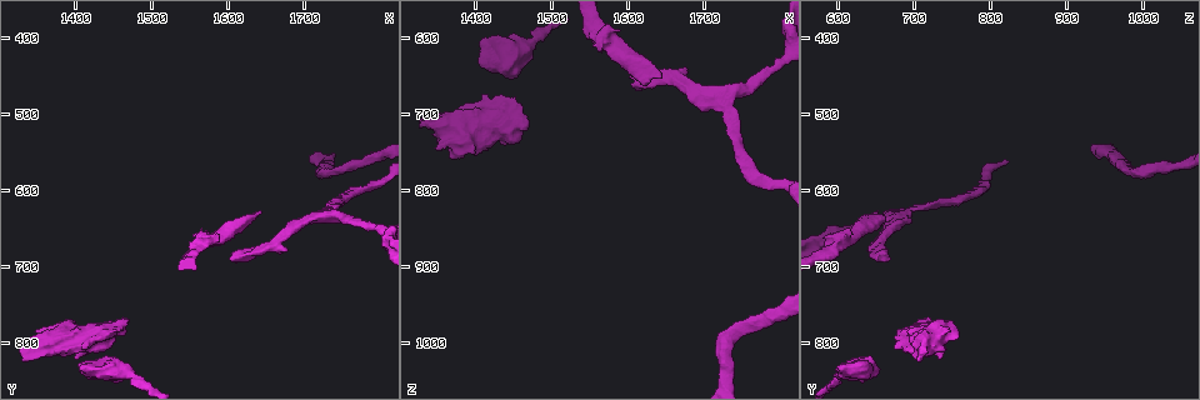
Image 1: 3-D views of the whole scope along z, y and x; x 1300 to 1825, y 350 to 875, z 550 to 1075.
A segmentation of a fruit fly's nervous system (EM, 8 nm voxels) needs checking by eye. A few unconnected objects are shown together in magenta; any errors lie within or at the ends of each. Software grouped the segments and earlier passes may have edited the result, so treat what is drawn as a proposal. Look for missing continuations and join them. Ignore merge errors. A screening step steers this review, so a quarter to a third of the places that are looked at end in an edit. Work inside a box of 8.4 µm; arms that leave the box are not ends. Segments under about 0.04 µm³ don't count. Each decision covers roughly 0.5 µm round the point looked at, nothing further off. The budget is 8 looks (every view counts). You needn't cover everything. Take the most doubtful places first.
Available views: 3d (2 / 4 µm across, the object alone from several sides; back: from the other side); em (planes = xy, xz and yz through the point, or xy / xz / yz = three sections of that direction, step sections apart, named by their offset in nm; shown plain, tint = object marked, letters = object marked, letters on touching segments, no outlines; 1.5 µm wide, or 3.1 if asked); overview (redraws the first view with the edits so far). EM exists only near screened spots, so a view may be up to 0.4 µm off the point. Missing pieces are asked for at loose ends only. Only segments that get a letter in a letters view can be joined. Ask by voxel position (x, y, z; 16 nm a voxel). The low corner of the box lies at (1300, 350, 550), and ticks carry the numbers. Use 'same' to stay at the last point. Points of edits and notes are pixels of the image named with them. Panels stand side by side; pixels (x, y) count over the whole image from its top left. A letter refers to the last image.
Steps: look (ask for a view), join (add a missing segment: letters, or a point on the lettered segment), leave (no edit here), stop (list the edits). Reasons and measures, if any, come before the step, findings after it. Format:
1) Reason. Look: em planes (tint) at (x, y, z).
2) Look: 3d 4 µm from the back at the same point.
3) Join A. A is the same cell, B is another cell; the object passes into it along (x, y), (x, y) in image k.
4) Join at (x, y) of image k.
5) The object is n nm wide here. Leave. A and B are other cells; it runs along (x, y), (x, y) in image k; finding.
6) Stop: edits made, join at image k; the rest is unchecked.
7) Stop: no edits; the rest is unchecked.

Branch stops here. Look: 3d 4 µm at (1645, 630, 655).

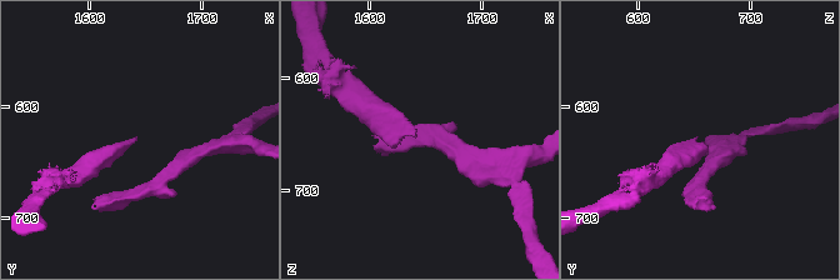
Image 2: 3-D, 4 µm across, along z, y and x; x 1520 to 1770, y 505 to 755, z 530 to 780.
Look: em planes (letters) at (1642, 626, 650).

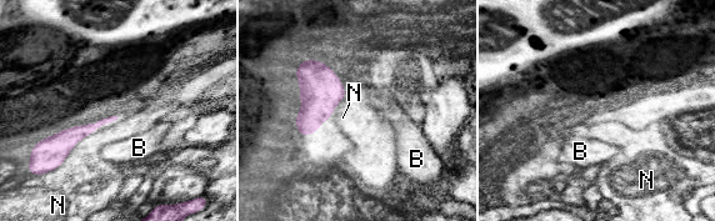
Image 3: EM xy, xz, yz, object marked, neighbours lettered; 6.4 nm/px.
The longest contact is with N, 170 nm. Leave. B and N are other cells; a border runs along (71, 151), (54, 170) in image 3; none of them fits.

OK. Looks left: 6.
Branch stops here. Look: 3d 2 µm from the back at (1370, 795, 755).

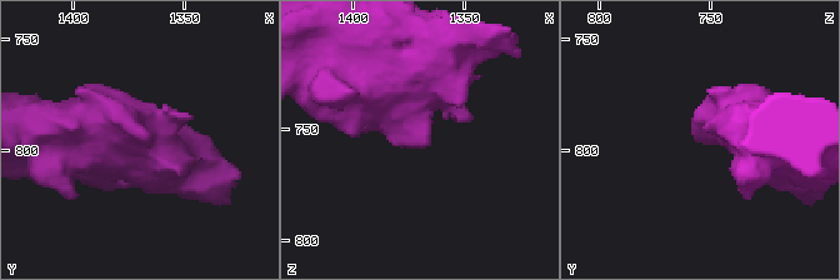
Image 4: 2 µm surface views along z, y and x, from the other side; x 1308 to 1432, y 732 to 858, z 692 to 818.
Look: em planes (letters) at (1365, 796, 756).

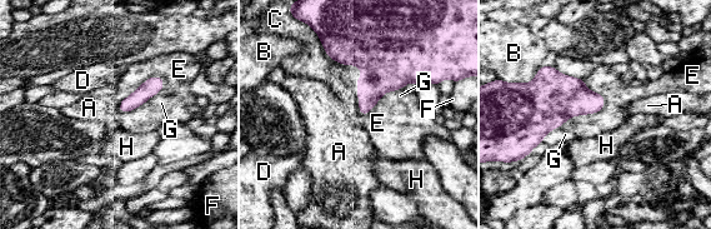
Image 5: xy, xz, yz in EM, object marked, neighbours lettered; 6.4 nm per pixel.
The longest contact is with E, 220 nm. Leave. A, B, C, D, E, F, G and H are other cells; no lettered segment goes on from it.

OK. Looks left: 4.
Stops while still wide. Look: 3d 2 µm from the back at (1415, 830, 595).

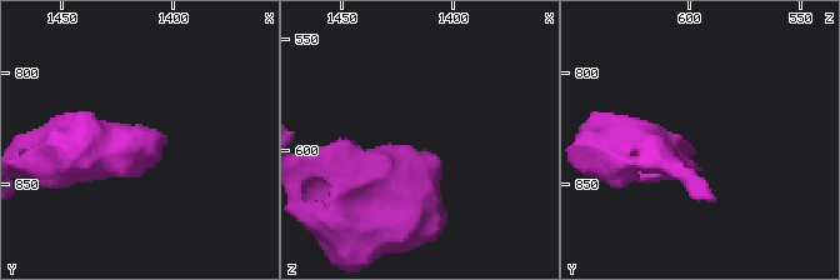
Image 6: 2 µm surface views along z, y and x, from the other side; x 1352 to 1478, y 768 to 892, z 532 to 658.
Look: em xy step 4 (tint) at (1412, 832, 599).

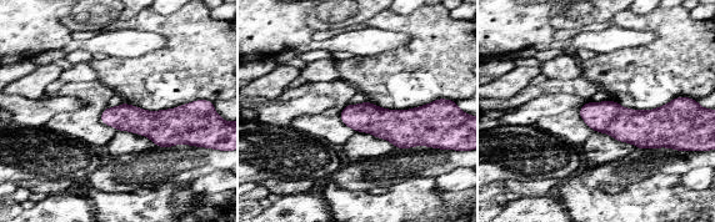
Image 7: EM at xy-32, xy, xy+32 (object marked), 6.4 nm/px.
Cut it another way. Look: em planes (letters) at the same point.

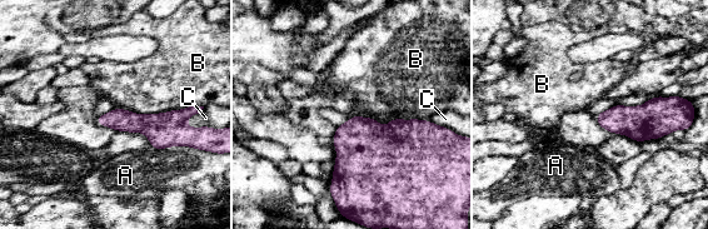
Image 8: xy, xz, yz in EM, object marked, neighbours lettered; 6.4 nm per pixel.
Leave. A, B and C are other cells; no lettered segment goes on from it.

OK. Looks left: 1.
Stop: no edits; the rest is unchecked.

